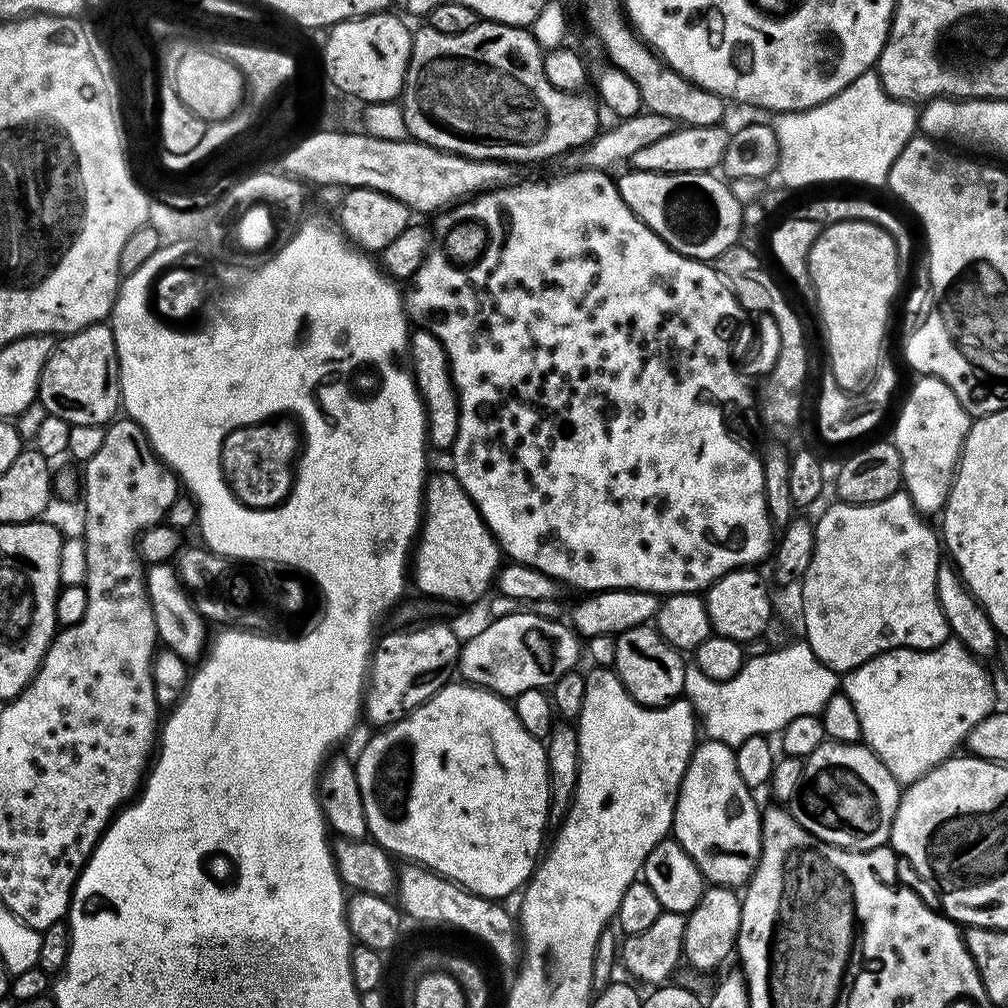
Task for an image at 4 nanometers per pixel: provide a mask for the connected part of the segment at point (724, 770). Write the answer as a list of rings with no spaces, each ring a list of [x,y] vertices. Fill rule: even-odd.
[[[701,739],[692,750],[692,757],[684,771],[680,790],[676,798],[676,809],[672,815],[671,835],[684,847],[686,854],[694,858],[698,870],[705,881],[716,886],[732,886],[740,880],[747,881],[760,860],[760,817],[761,809],[756,809],[753,789],[742,782],[736,765],[736,753],[729,744],[717,740]]]

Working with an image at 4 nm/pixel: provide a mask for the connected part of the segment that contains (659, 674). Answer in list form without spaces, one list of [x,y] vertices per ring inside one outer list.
[[[651,623],[639,624],[616,637],[614,671],[631,694],[632,699],[646,708],[663,708],[684,691],[685,658],[657,632]]]

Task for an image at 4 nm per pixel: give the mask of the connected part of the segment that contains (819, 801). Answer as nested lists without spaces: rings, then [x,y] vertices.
[[[860,742],[820,744],[804,760],[802,782],[790,802],[798,826],[822,842],[851,852],[869,852],[889,843],[902,791],[891,770],[879,760],[881,757],[862,745]]]

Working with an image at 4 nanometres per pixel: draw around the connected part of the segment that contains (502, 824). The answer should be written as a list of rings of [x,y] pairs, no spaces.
[[[459,682],[445,683],[422,706],[418,706],[408,716],[404,716],[397,724],[387,725],[377,736],[372,736],[364,744],[360,757],[355,757],[356,777],[360,787],[362,806],[368,823],[368,836],[379,844],[385,852],[404,862],[420,864],[424,868],[445,876],[448,880],[473,892],[475,896],[484,896],[488,900],[503,901],[503,896],[511,892],[519,893],[535,872],[538,857],[546,844],[544,827],[548,824],[548,753],[545,745],[528,733],[526,726],[518,722],[515,707],[505,697],[488,688],[478,688],[475,684]]]

